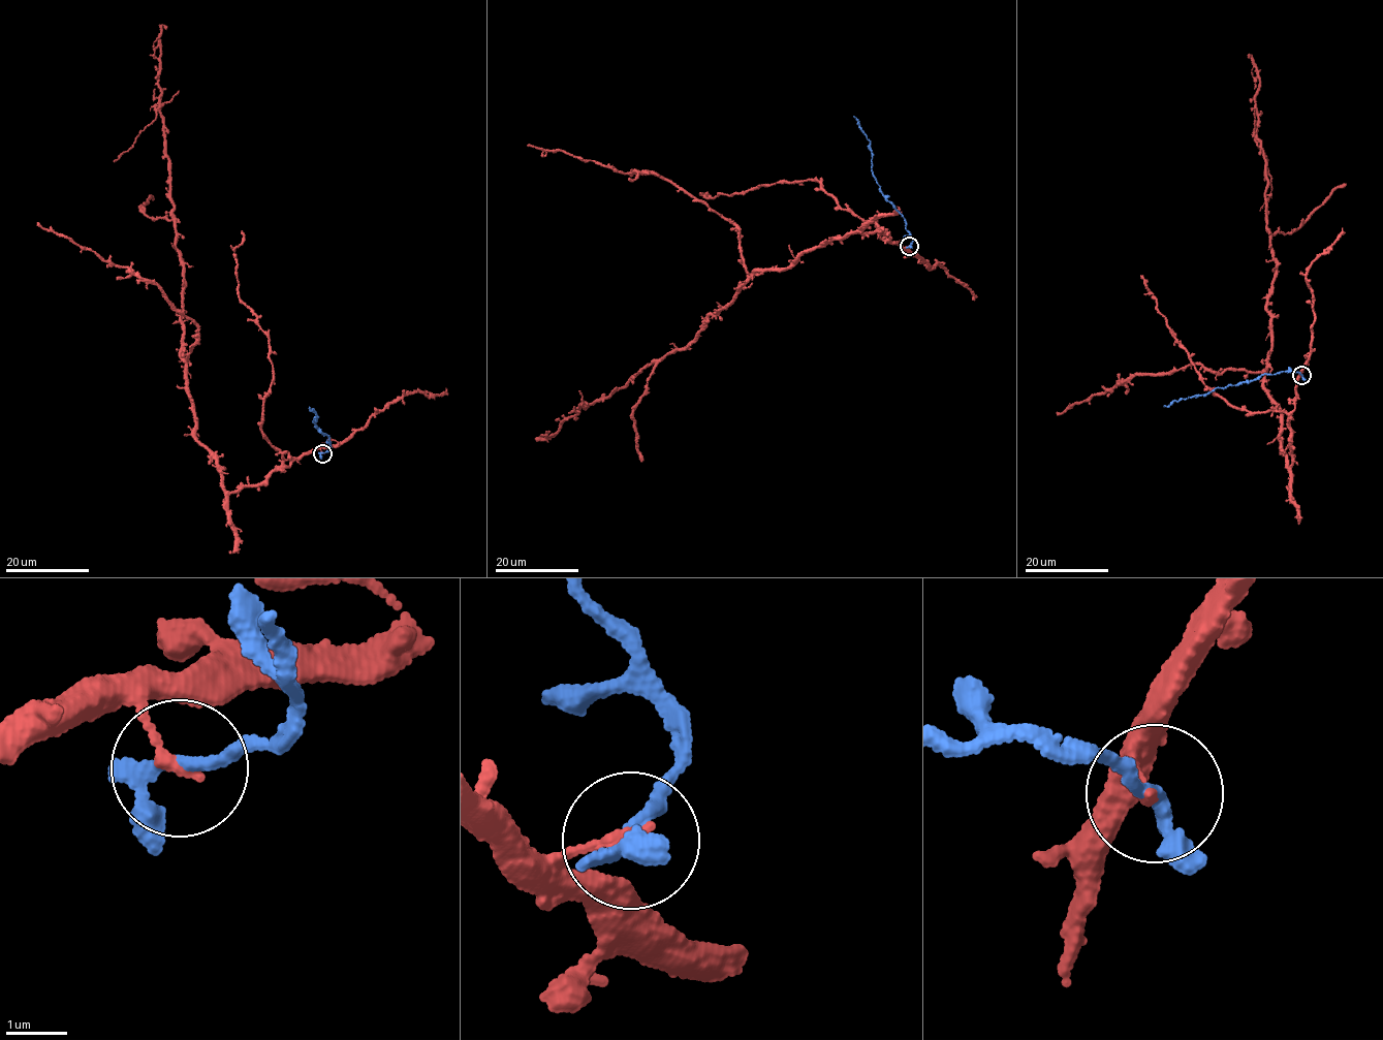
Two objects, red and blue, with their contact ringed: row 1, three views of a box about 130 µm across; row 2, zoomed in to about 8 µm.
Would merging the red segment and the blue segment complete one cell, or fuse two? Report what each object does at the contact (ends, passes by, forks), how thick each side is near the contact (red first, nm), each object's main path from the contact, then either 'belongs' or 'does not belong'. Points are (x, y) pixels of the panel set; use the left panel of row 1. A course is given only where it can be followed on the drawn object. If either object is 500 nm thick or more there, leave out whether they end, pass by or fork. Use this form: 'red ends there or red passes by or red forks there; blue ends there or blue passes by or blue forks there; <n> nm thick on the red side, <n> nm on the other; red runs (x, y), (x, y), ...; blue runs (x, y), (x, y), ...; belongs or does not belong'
red ends there; blue passes by; 190 nm thick on the red side, 200 nm on the other; red runs (322, 453), (313, 448), (259, 483), (227, 491), (217, 457), (195, 436), (159, 106), (166, 29); blue runs (322, 453), (332, 449), (328, 437), (316, 427), (313, 421), (317, 416), (309, 407); does not belong

